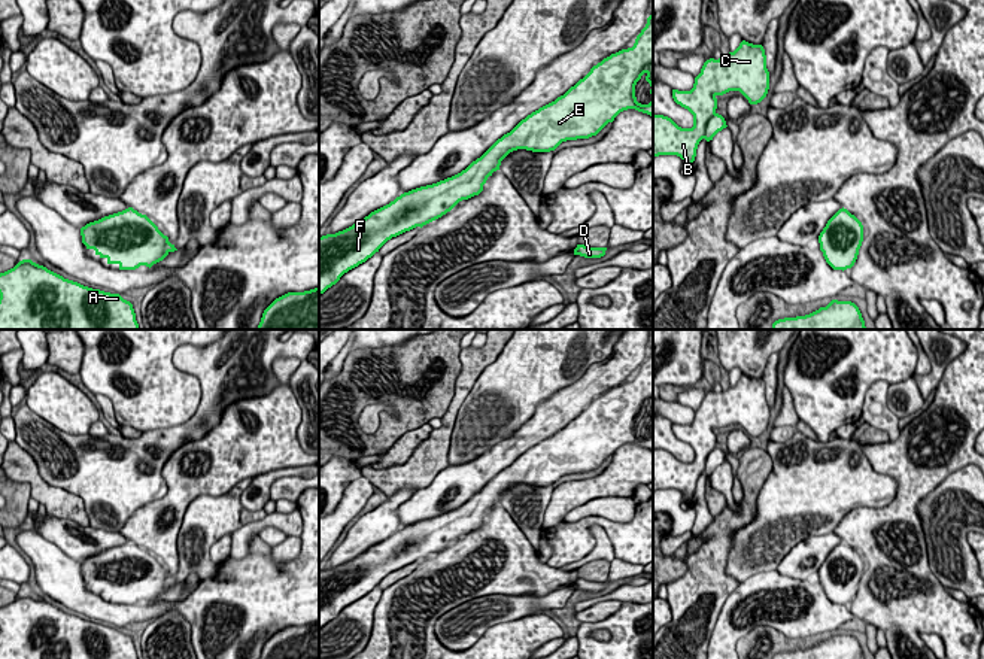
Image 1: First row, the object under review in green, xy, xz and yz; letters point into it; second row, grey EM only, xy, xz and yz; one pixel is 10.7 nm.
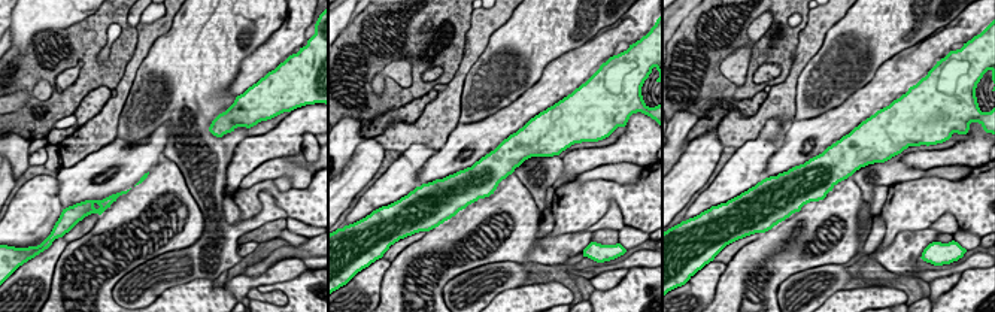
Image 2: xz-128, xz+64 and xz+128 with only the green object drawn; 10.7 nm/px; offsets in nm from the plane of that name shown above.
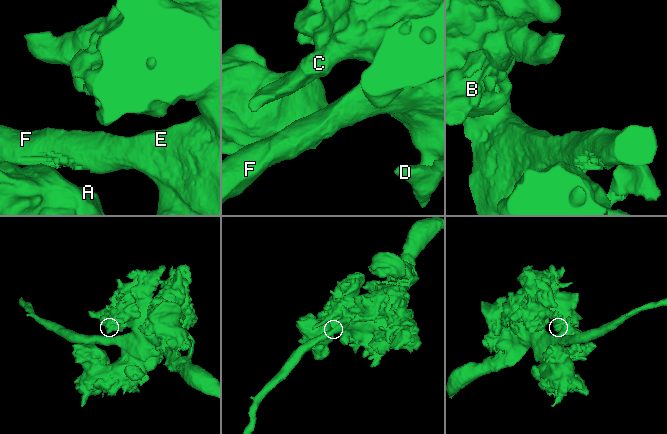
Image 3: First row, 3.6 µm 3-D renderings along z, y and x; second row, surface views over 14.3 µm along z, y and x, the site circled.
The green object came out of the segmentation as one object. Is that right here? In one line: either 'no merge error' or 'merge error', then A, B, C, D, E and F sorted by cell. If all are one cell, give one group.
no merge error | A B C D E F

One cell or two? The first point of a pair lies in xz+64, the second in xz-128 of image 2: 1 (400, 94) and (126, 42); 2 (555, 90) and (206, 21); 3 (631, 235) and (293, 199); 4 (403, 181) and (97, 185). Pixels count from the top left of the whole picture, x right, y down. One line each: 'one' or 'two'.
1: one
2: two
3: two
4: two

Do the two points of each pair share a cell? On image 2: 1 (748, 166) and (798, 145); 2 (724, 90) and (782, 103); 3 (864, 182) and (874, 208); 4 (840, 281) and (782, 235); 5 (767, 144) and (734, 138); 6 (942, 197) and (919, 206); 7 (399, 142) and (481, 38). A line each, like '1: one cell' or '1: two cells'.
1: two cells
2: two cells
3: two cells
4: two cells
5: two cells
6: one cell
7: one cell

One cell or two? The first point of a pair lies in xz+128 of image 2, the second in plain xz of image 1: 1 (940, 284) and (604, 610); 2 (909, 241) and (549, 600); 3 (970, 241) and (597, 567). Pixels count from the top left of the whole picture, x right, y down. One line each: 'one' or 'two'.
1: one
2: two
3: two

